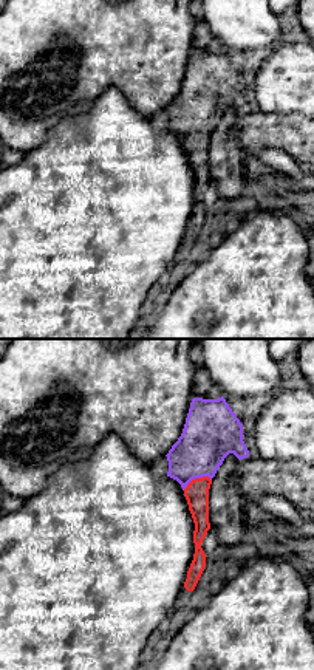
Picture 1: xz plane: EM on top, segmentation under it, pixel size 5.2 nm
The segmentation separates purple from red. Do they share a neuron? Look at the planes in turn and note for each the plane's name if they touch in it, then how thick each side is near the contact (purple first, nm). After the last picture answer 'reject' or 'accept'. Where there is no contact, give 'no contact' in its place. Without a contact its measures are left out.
xz | 280/130 nm

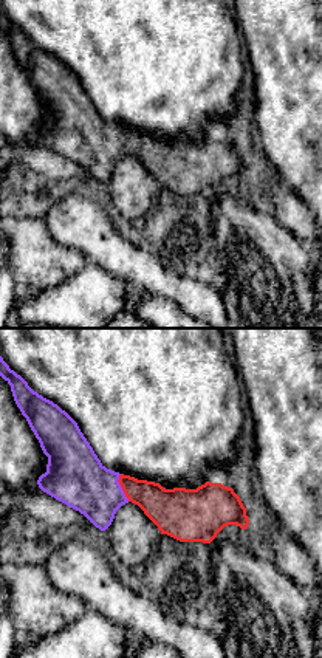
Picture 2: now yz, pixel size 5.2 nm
yz | 300/190 nm

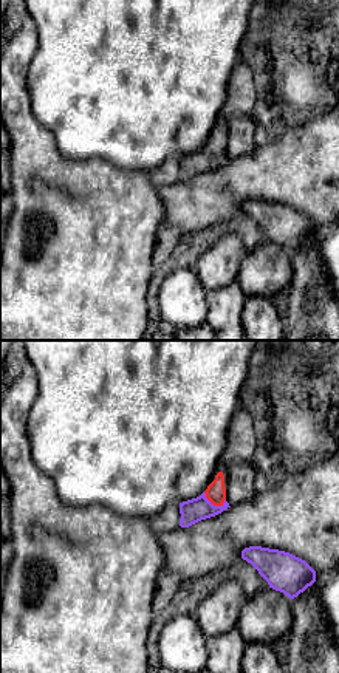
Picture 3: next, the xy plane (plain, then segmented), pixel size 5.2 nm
xy | 130/110 nm

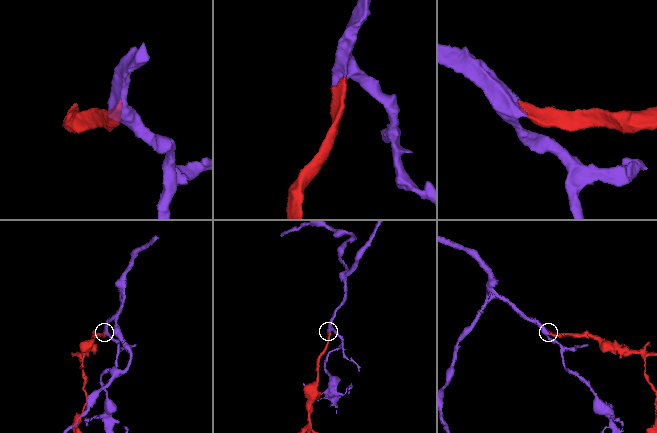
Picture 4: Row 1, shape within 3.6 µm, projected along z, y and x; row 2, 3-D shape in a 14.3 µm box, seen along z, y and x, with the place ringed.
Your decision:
accept

